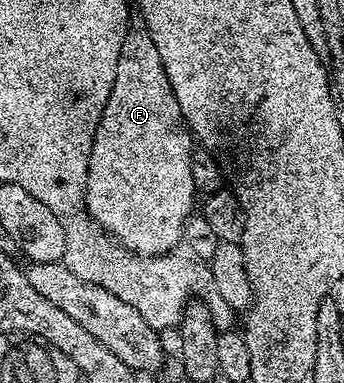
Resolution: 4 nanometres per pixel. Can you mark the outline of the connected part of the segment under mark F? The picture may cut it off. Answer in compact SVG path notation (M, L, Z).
M145 30L127 31L122 37L120 58L112 94L96 126L92 154L86 175L86 211L94 223L109 234L126 251L135 256L164 256L183 243L186 225L196 212L196 193L192 182L192 133L182 118L176 94L164 74L160 56Z

